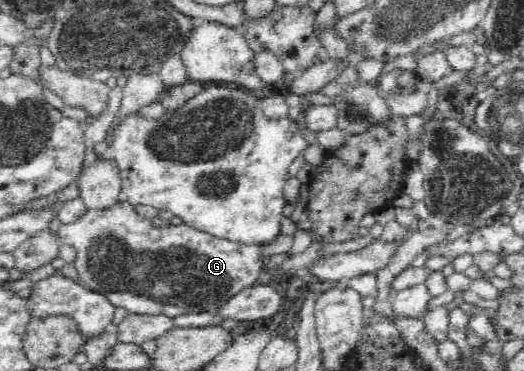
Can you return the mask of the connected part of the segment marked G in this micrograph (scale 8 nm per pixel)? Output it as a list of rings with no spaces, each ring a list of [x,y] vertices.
[[[121,197],[104,209],[86,209],[81,217],[62,223],[58,228],[62,244],[76,250],[74,266],[84,288],[103,294],[113,305],[124,308],[128,315],[164,313],[169,317],[193,312],[216,312],[244,288],[264,279],[263,245],[217,237],[211,232],[180,225],[154,226],[152,219],[142,216],[136,207]]]

